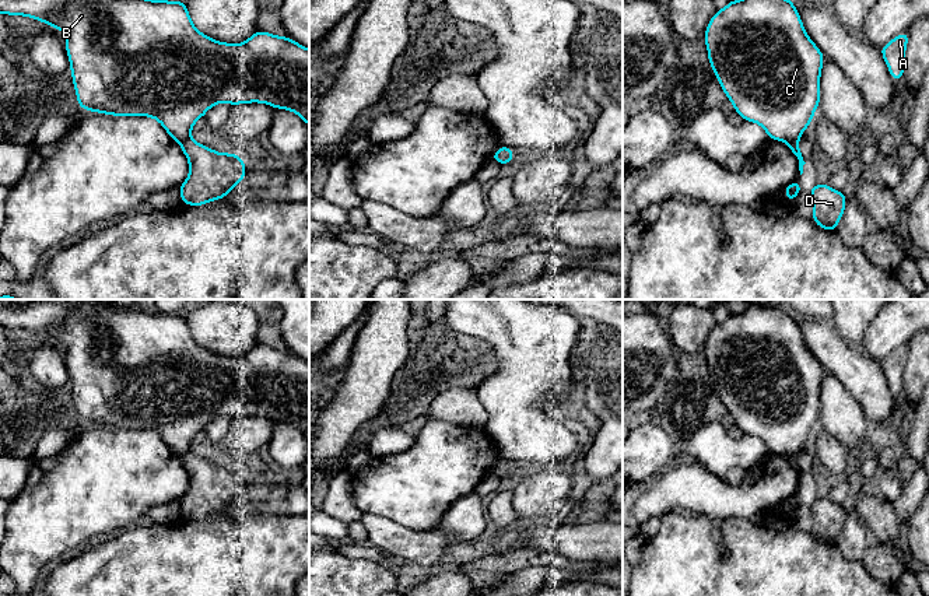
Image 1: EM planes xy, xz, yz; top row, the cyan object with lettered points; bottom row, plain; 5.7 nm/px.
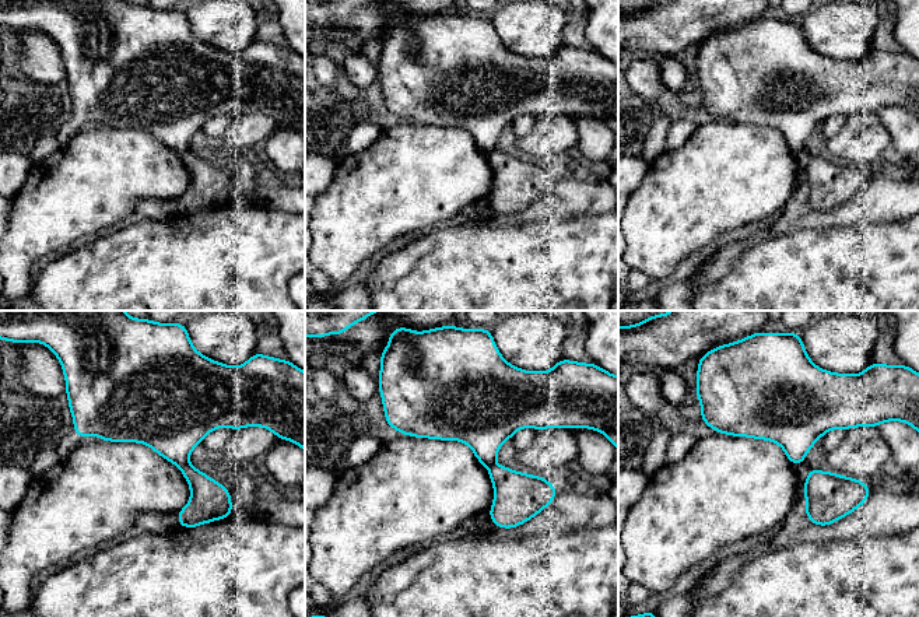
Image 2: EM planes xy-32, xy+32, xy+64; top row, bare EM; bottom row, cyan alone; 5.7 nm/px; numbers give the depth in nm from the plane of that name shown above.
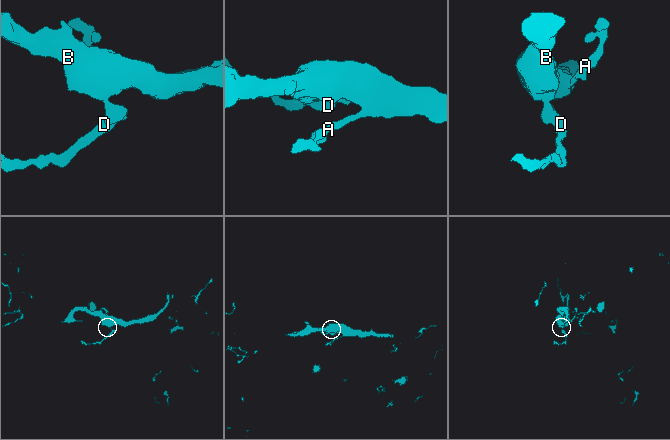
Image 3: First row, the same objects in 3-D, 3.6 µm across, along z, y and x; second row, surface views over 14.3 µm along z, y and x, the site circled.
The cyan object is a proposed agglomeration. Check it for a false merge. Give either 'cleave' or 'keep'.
cleave

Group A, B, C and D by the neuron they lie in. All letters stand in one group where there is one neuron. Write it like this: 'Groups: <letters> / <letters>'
Groups: A B C / D

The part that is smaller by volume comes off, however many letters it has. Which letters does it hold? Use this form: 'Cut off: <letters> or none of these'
Cut off: D

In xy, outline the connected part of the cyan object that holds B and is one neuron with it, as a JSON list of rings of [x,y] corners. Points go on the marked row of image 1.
[[[0,0],[0,14],[31,17],[66,32],[64,46],[83,111],[157,119],[179,144],[190,139],[196,120],[220,102],[267,104],[292,111],[309,126],[309,49],[290,36],[256,31],[238,45],[214,41],[196,29],[183,0]]]

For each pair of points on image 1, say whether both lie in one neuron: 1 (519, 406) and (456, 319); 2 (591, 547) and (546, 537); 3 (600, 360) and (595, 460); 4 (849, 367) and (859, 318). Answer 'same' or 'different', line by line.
1: same
2: same
3: same
4: different

